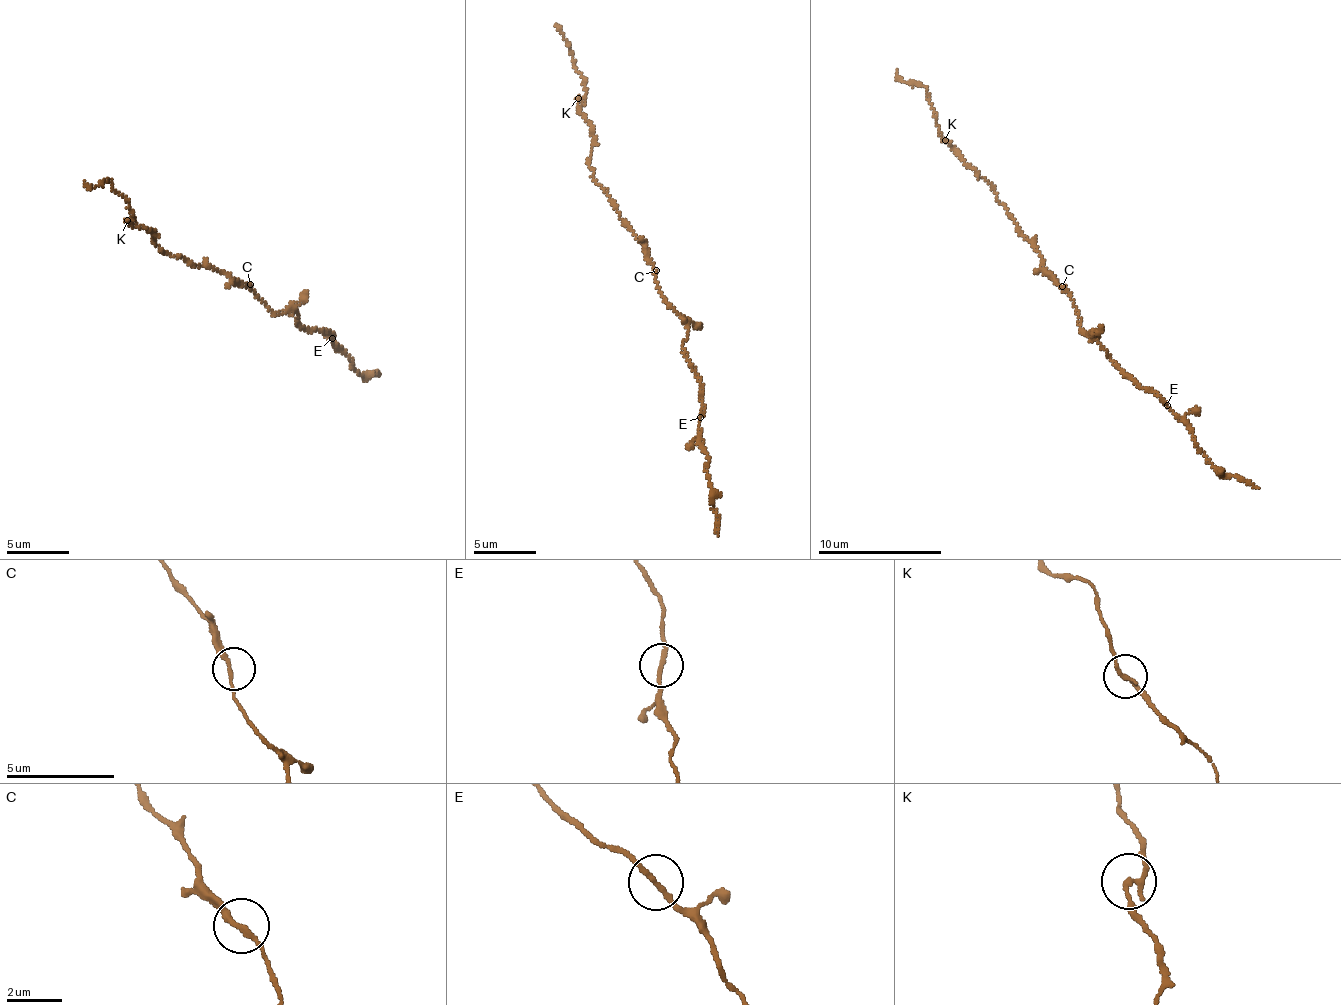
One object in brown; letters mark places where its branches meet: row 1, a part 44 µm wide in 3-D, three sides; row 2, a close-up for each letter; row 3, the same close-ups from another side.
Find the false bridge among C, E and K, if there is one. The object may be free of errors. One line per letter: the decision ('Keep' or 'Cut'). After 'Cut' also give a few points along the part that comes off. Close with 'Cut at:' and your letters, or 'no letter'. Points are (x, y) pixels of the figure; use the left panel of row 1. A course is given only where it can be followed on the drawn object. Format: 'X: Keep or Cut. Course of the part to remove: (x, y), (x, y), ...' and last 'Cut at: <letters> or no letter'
C: Keep
E: Keep
K: Cut. Course of the part to remove: (128, 219), (133, 215), (129, 199), (112, 182), (95, 188), (84, 181)
Cut at: K

